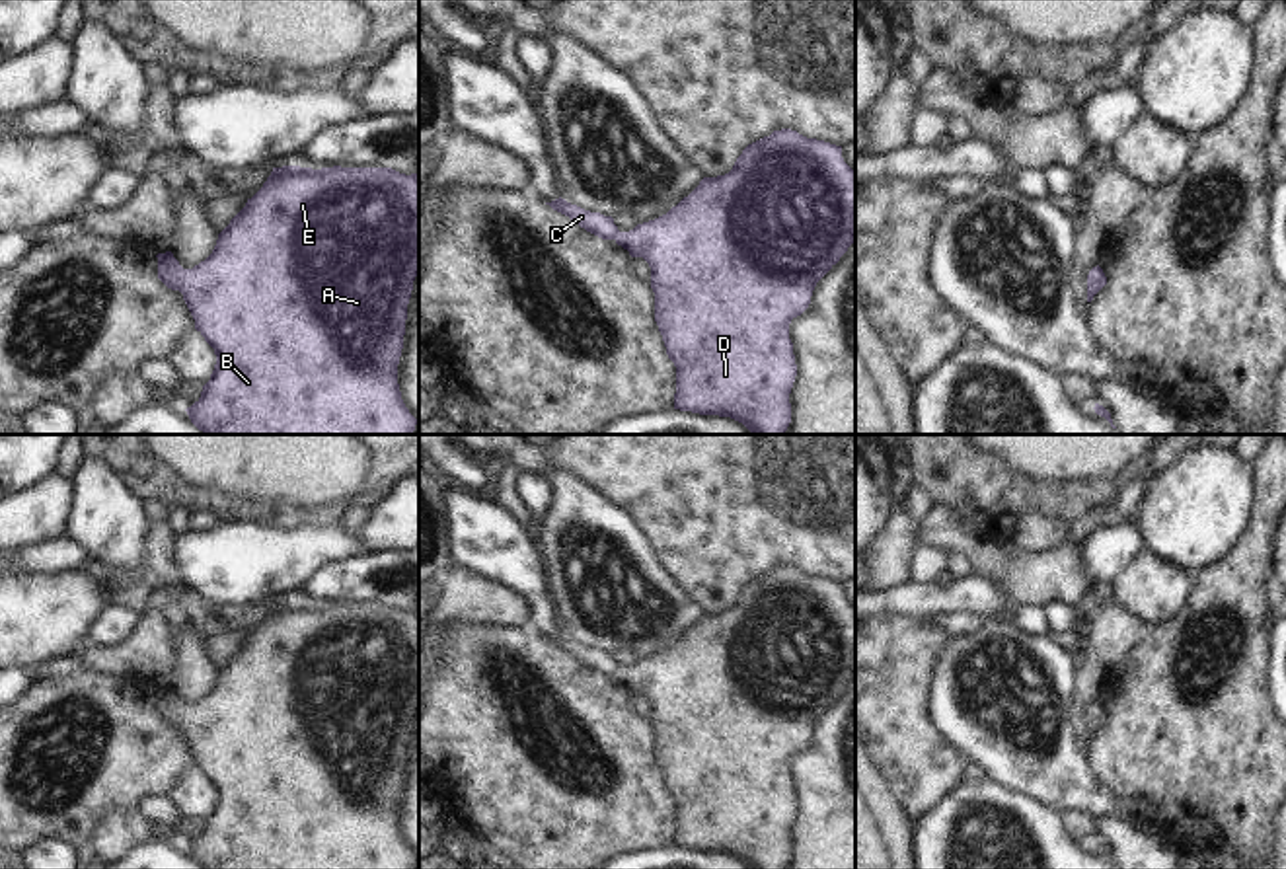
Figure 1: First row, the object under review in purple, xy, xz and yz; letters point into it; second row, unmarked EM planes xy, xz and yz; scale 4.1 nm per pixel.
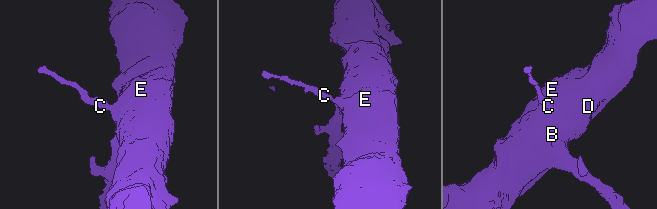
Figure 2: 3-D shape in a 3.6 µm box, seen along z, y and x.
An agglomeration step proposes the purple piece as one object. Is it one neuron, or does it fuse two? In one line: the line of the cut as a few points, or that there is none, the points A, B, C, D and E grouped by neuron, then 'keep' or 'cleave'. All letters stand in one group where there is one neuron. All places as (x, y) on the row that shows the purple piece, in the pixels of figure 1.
cut none; groups A B C D E; keep

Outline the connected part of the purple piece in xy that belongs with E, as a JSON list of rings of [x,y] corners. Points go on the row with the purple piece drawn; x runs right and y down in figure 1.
[[[273,168],[263,187],[247,199],[246,207],[218,234],[212,253],[183,269],[171,251],[158,253],[158,279],[179,290],[195,320],[195,329],[214,349],[216,364],[201,397],[187,407],[191,423],[203,434],[411,434],[417,419],[401,399],[397,364],[403,349],[407,304],[413,281],[419,275],[419,175],[399,173],[392,168]]]

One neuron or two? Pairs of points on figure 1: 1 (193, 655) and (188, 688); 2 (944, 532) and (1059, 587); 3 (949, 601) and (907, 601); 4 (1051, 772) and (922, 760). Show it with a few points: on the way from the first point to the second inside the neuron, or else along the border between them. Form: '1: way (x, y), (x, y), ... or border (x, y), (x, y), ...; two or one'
1: way (193, 663), (193, 680); one
2: way (973, 546), (998, 566), (1029, 579); one
3: way (940, 601), (916, 601); one
4: border (938, 731), (969, 764); two

